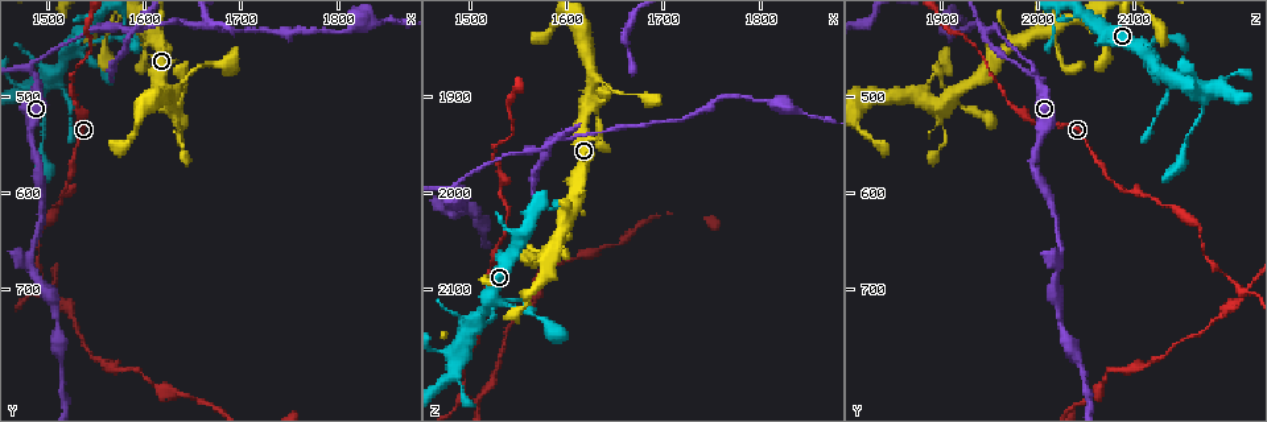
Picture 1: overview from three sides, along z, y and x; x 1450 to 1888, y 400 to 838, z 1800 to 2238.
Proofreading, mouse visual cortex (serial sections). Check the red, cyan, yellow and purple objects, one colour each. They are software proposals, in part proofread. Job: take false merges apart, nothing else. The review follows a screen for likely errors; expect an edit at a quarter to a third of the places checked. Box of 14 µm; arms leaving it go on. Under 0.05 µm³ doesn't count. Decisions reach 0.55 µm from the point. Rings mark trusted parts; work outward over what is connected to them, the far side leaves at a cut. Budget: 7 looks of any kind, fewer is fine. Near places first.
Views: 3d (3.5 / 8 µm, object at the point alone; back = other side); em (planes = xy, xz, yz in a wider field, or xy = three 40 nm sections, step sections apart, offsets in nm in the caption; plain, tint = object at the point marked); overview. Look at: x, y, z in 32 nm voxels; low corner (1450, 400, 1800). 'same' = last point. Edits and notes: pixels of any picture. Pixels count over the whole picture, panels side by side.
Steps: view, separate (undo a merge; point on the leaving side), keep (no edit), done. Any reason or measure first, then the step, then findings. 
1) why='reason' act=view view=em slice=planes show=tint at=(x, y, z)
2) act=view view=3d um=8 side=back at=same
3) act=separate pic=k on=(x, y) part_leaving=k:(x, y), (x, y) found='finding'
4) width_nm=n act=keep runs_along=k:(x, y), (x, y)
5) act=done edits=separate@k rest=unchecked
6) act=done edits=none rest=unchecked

act=view view=3d um=3.5 side=back at=(1605, 435, 2010)

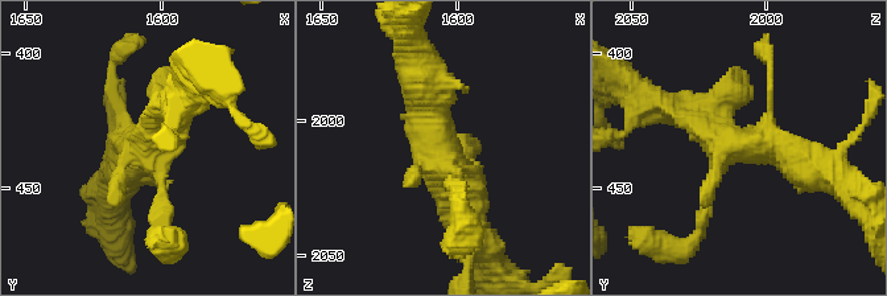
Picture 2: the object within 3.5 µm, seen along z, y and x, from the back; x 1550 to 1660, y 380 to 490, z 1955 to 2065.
act=view view=em slice=xy step=1 show=tint at=(1606, 433, 2015)

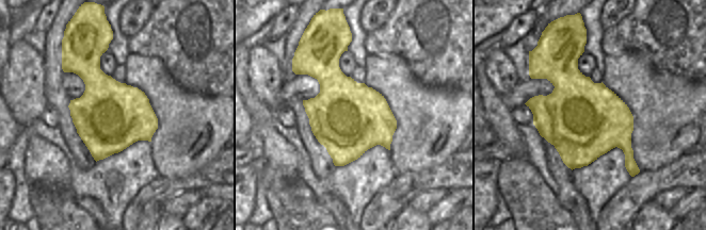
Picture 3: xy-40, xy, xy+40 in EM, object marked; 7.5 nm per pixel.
act=keep runs_along=2:(804, 164), (663, 103) found='one cell here'

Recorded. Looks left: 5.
why='abrupt turn' act=view view=3d um=3.5 at=(1540, 465, 2110)

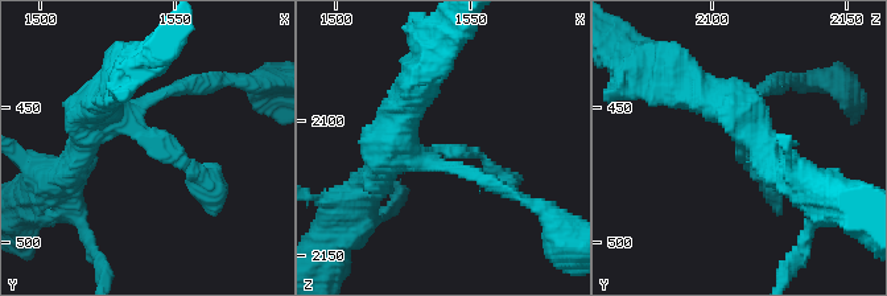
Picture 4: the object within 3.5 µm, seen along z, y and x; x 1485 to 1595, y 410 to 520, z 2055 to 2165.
why='now the EM' act=view view=em slice=xy step=5 show=tint at=(1541, 463, 2110)

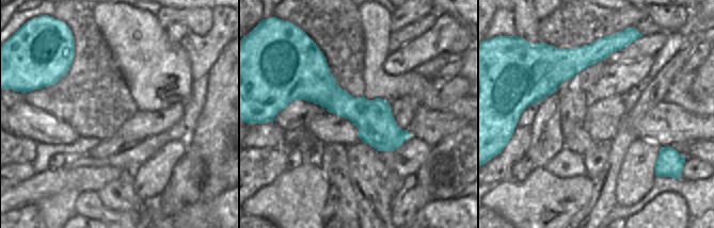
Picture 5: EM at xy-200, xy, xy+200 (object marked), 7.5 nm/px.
why='cut it another way' act=view view=em slice=xy step=2 show=tint at=same

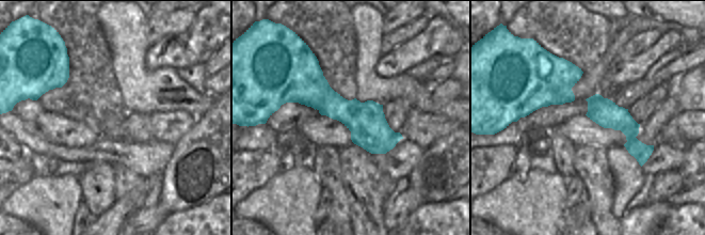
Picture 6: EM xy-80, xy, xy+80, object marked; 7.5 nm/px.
act=keep runs_along=4:(104, 95), (202, 193) found='all the same cell'

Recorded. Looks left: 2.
why='abrupt turn' act=view view=3d um=3.5 at=(1480, 470, 1995)

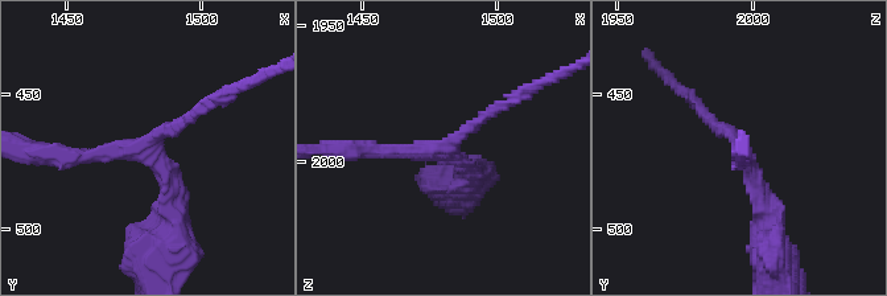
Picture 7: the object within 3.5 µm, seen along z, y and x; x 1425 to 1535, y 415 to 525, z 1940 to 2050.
arms=3 arm_widths_nm=150,150,350 act=view view=em slice=xy step=5 show=tint at=(1481, 473, 1997)

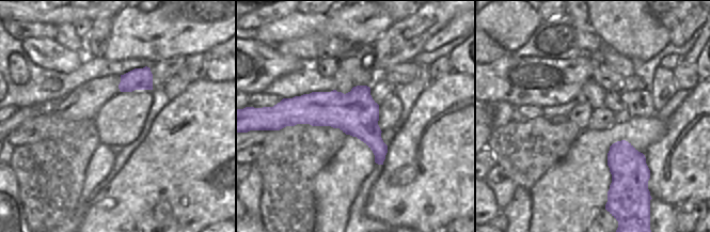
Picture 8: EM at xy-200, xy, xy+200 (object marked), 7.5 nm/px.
width_nm=340 act=keep runs_along=7:(771, 233), (741, 143), (697, 106) found='all the same cell'

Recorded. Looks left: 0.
act=done edits=none rest=unchecked

